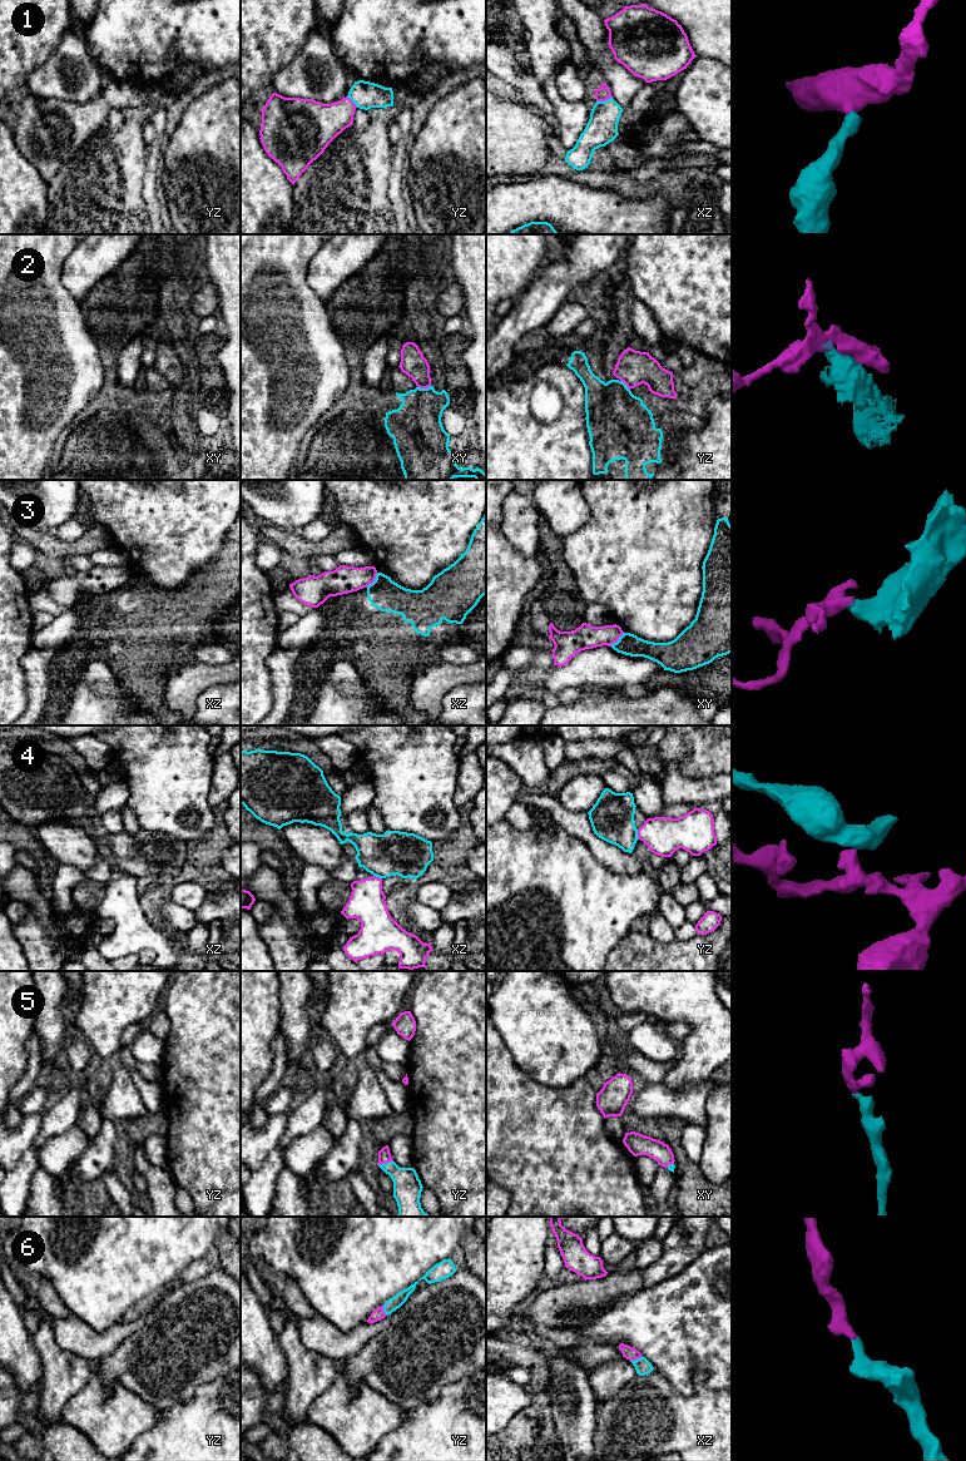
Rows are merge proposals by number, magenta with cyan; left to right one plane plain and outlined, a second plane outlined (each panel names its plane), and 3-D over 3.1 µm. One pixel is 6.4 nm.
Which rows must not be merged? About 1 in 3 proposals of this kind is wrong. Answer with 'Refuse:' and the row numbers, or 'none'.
Refuse: 3, 4

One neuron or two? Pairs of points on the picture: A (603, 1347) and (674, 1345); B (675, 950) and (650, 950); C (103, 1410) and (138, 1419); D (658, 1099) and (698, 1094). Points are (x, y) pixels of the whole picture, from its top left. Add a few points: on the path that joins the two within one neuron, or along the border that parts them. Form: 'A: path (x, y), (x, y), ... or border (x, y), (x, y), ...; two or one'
A: path (620, 1336), (657, 1336); one
B: path (669, 950), (657, 950); one
C: path (112, 1417), (129, 1417); one
D: path (668, 1099), (688, 1099); one

